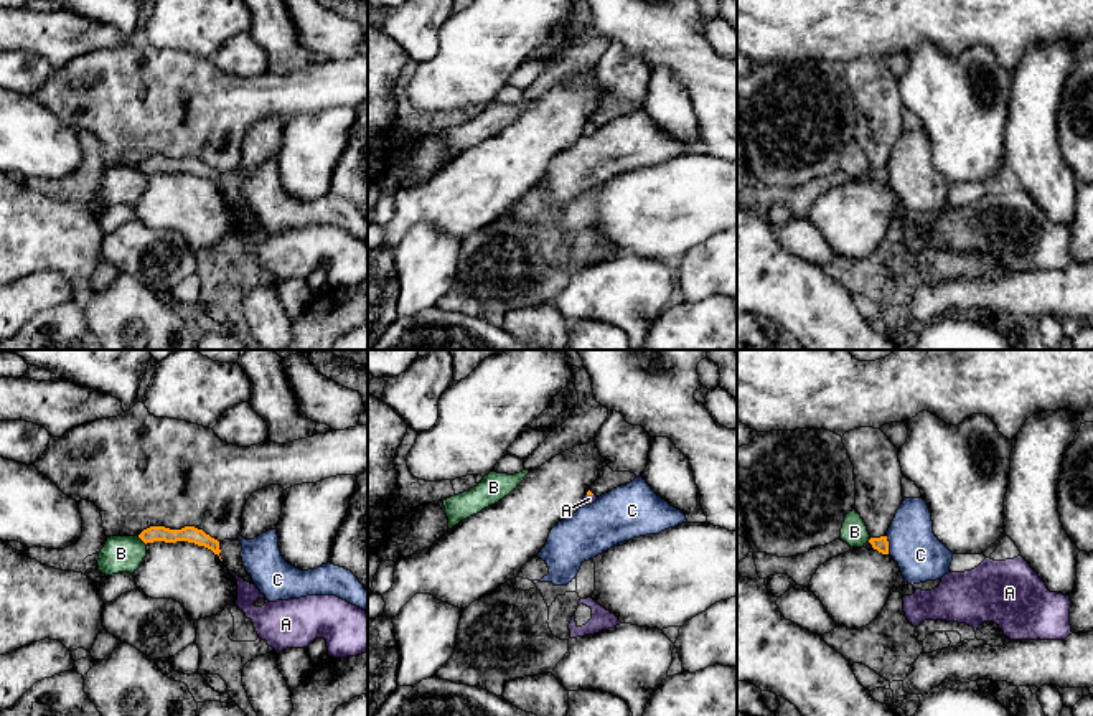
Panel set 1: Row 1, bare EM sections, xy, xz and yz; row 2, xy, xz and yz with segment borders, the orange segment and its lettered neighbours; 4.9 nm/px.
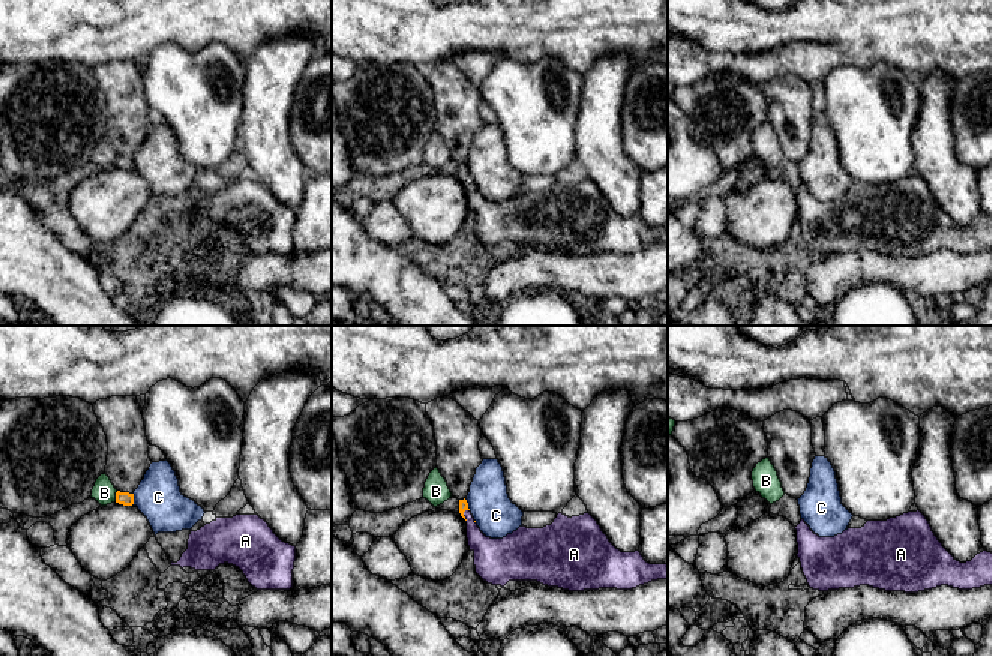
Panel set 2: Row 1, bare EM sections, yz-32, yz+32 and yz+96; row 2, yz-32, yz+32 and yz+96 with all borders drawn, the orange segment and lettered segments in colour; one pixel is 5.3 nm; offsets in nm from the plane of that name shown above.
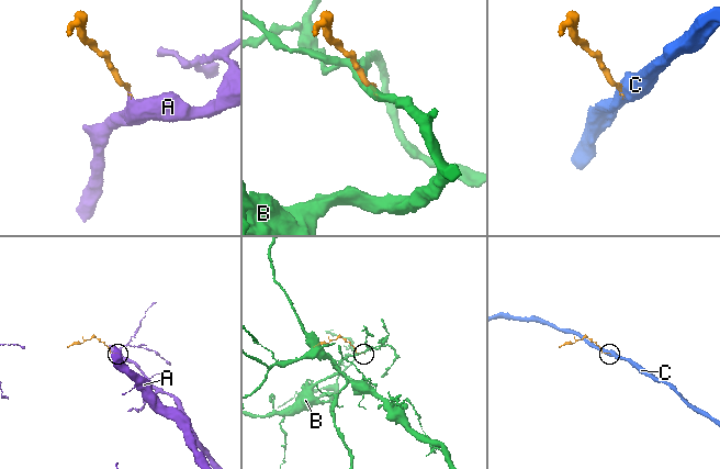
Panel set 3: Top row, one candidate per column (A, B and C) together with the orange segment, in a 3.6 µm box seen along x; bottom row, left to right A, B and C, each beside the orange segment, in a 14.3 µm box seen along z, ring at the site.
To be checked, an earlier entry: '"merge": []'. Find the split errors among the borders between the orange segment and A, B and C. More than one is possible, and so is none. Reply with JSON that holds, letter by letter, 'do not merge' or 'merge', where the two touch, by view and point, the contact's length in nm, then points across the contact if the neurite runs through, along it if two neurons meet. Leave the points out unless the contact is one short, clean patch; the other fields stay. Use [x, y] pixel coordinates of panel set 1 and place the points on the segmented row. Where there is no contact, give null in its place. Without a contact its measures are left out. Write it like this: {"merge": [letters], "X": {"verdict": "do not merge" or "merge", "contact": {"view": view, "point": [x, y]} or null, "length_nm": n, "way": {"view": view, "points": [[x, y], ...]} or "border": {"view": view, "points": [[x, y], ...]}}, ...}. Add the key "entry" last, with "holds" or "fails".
{"merge": ["A"], "A": {"verdict": "merge", "contact": {"view": "xz", "point": [591, 494]}, "length_nm": 30, "way": {"view": "xz", "points": [[589, 492], [591, 494], [589, 499]]}}, "B": {"verdict": "do not merge", "contact": {"view": "xy", "point": [142, 540]}, "length_nm": 60, "border": {"view": "xy", "points": [[137, 536], [145, 545]]}}, "C": {"verdict": "do not merge", "contact": {"view": "yz", "point": [887, 545]}, "length_nm": 90, "border": {"view": "yz", "points": [[886, 536], [889, 553]]}}, "entry": "fails"}

